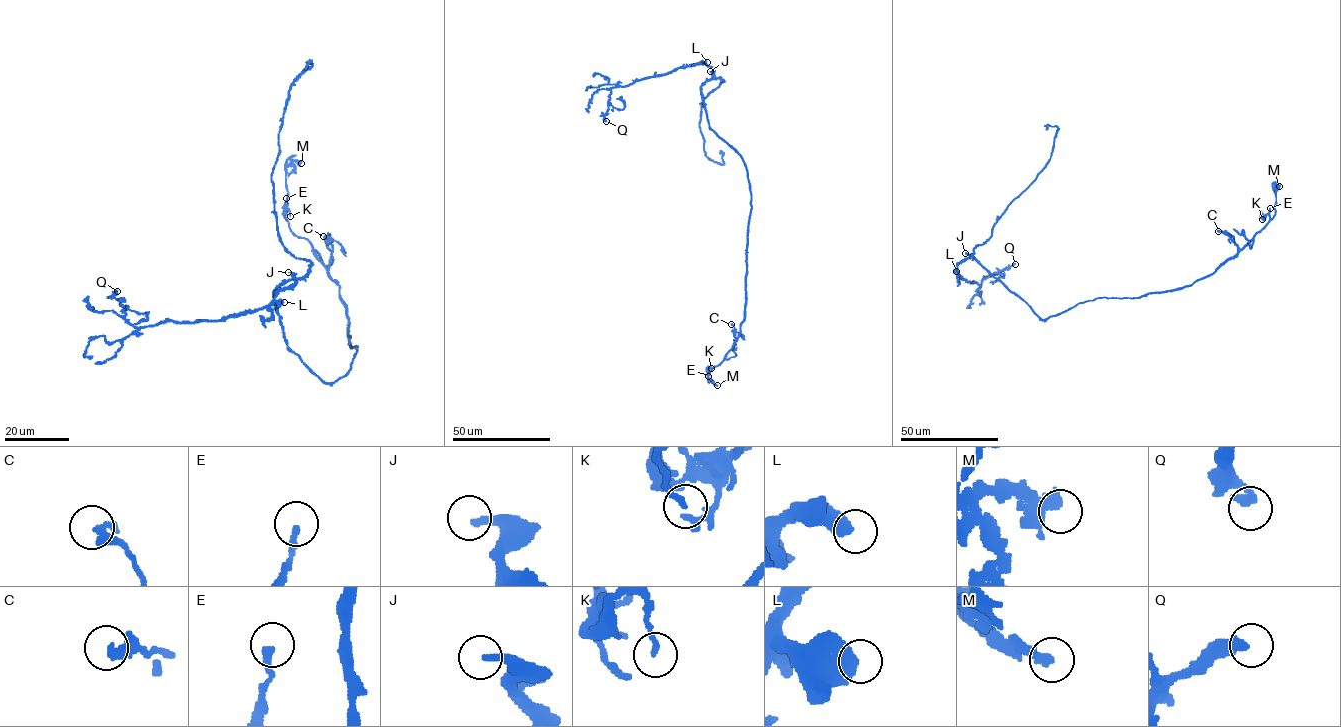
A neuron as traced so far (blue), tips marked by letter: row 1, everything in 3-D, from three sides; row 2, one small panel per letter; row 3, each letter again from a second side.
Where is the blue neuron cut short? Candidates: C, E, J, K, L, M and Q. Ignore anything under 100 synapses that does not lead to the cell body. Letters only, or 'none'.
M

